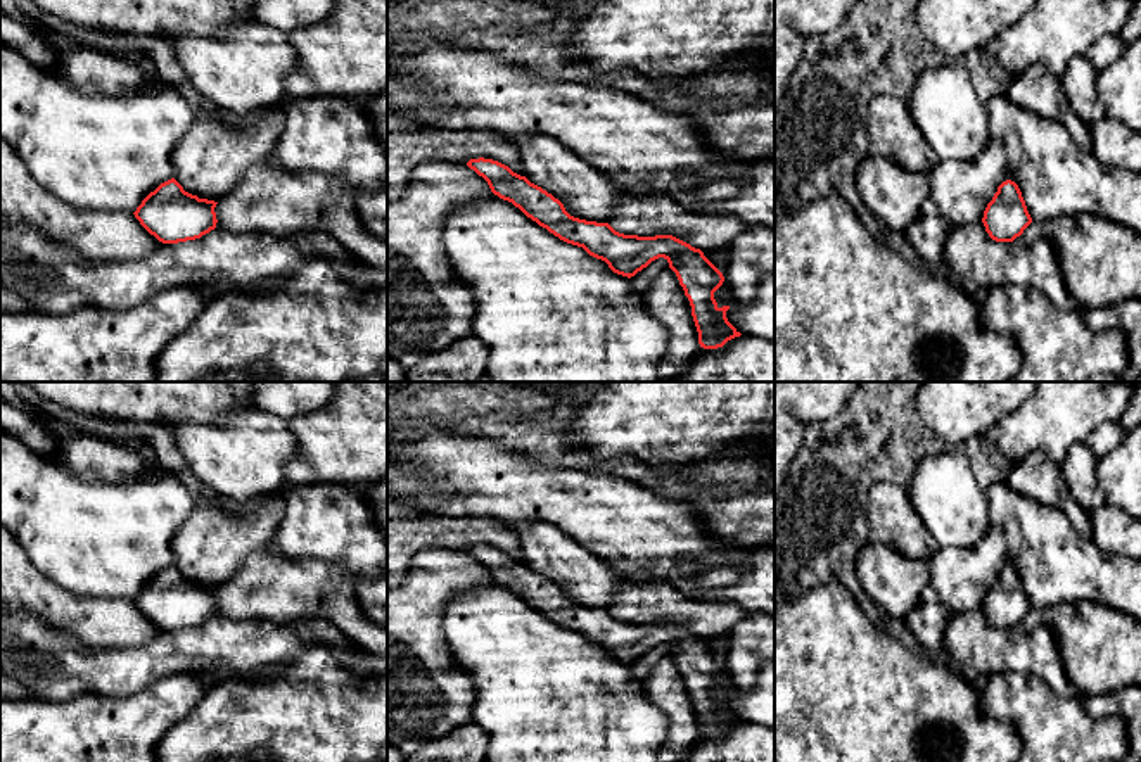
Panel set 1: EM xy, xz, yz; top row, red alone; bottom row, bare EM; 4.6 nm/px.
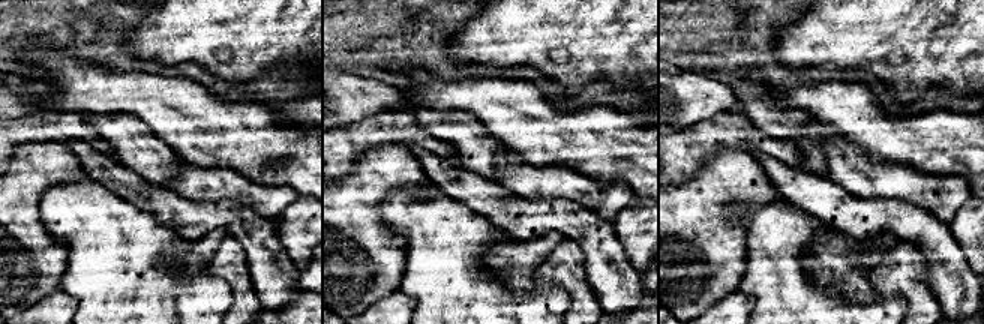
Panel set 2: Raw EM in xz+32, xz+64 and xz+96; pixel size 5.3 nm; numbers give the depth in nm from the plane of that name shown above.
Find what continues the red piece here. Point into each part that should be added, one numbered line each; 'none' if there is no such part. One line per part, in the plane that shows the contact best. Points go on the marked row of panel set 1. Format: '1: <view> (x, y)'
none

